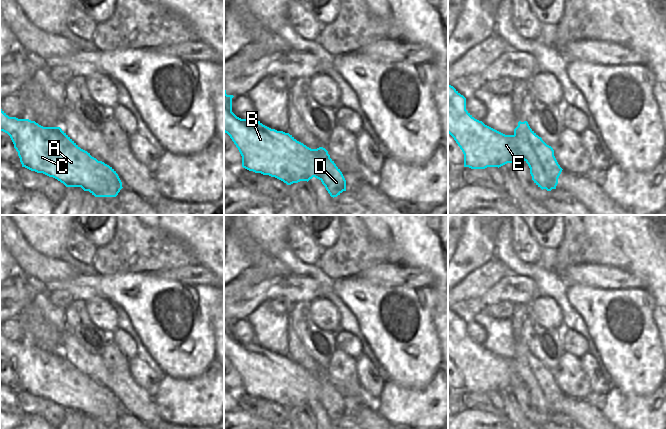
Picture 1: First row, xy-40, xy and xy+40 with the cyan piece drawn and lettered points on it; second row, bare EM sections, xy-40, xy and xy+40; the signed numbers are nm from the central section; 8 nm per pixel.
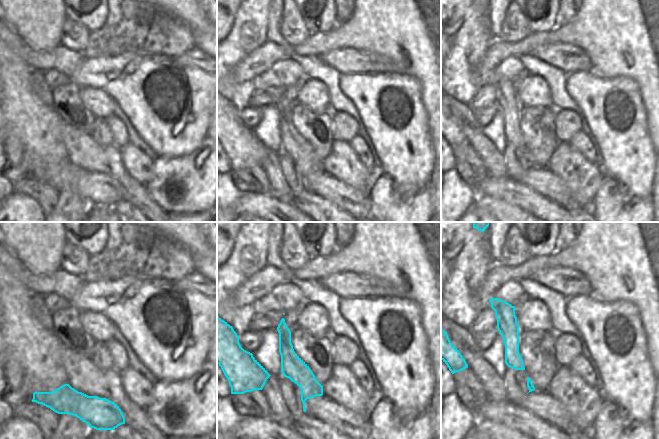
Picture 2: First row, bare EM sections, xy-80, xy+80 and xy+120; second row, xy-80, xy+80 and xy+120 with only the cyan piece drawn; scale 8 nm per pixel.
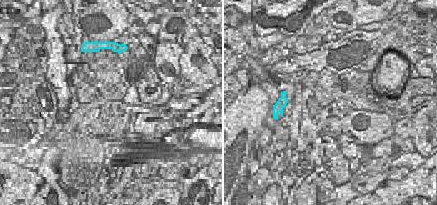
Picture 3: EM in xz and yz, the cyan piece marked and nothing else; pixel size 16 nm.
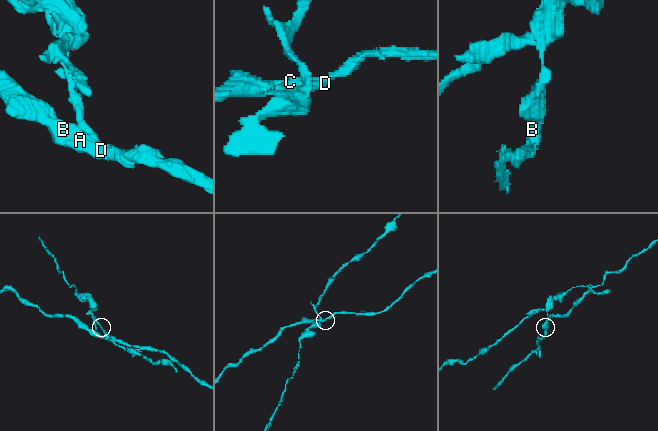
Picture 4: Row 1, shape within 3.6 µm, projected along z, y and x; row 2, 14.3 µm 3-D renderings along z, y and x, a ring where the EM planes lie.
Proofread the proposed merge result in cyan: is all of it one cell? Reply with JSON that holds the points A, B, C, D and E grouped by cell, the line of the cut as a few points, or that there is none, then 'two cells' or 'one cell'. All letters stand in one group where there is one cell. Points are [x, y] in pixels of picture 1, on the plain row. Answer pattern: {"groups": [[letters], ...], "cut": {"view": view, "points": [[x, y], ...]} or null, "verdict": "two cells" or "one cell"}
{"groups": [["A", "B", "C", "E"], ["D"]], "cut": {"view": "xy+40", "points": [[513, 359], [523, 364], [539, 382], [552, 412]]}, "verdict": "two cells"}

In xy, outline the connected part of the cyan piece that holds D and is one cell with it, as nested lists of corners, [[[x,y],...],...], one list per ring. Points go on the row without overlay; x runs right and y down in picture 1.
[[[319,371],[314,373],[314,376],[321,389],[320,394],[322,396],[322,402],[324,404],[326,414],[331,421],[337,421],[343,415],[346,415],[346,404],[342,396],[330,382],[330,379],[325,372]]]

